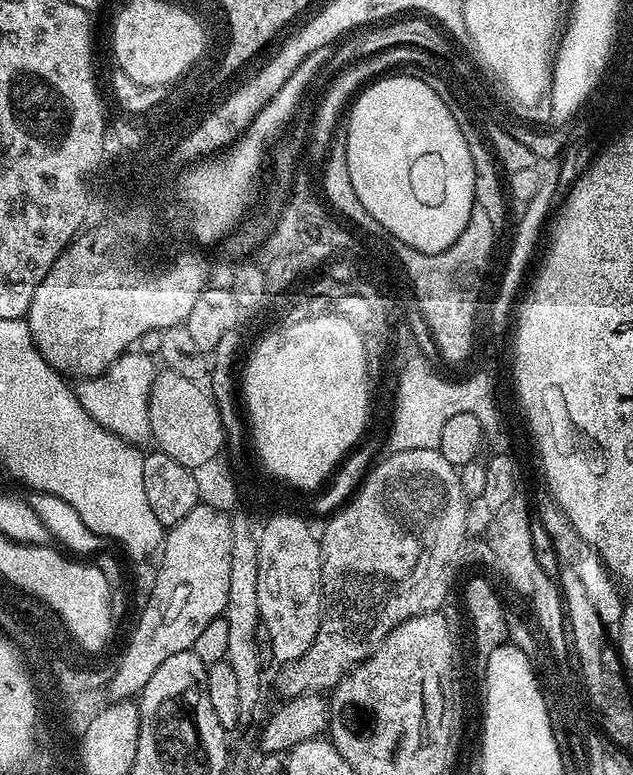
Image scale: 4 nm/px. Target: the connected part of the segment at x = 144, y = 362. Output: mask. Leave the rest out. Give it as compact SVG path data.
M129 350L100 375L81 379L74 391L80 397L80 404L104 428L109 428L114 435L121 436L130 444L144 446L152 440L148 403L158 375L158 364L156 368L155 363L157 361L144 352Z

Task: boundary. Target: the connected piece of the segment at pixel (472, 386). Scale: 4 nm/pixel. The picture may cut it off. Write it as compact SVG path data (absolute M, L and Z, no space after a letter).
M431 363L421 372L414 367L398 372L400 381L396 384L396 405L392 408L392 429L388 432L389 449L392 452L402 450L439 449L442 438L442 426L454 414L474 414L486 426L493 426L497 421L496 412L492 412L492 404L488 391L488 383L478 381L460 387L452 378L443 380Z

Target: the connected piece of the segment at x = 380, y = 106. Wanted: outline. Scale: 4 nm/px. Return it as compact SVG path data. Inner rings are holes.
M388 74L383 78L372 80L351 101L350 107L347 109L347 112L349 111L348 132L345 131L343 133L346 148L345 162L348 164L349 178L352 183L353 194L357 196L357 202L365 208L380 228L382 226L389 232L393 241L401 240L406 246L413 247L414 250L418 250L419 252L438 254L442 250L449 248L458 238L458 234L462 234L462 230L466 230L466 226L470 222L470 214L475 202L474 162L470 154L470 146L466 146L466 138L462 138L460 120L447 109L446 103L438 98L438 94L419 75L417 77L394 75Z

